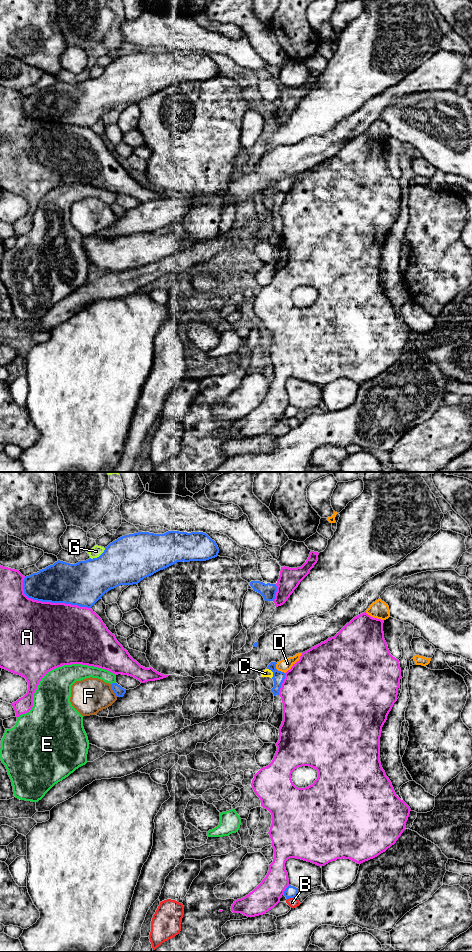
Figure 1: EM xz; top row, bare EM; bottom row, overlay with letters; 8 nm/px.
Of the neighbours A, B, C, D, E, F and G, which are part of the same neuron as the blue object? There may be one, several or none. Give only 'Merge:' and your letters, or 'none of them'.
Merge: none of them

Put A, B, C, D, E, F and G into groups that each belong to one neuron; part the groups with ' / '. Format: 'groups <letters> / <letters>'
groups A / B / C D / E / F / G

